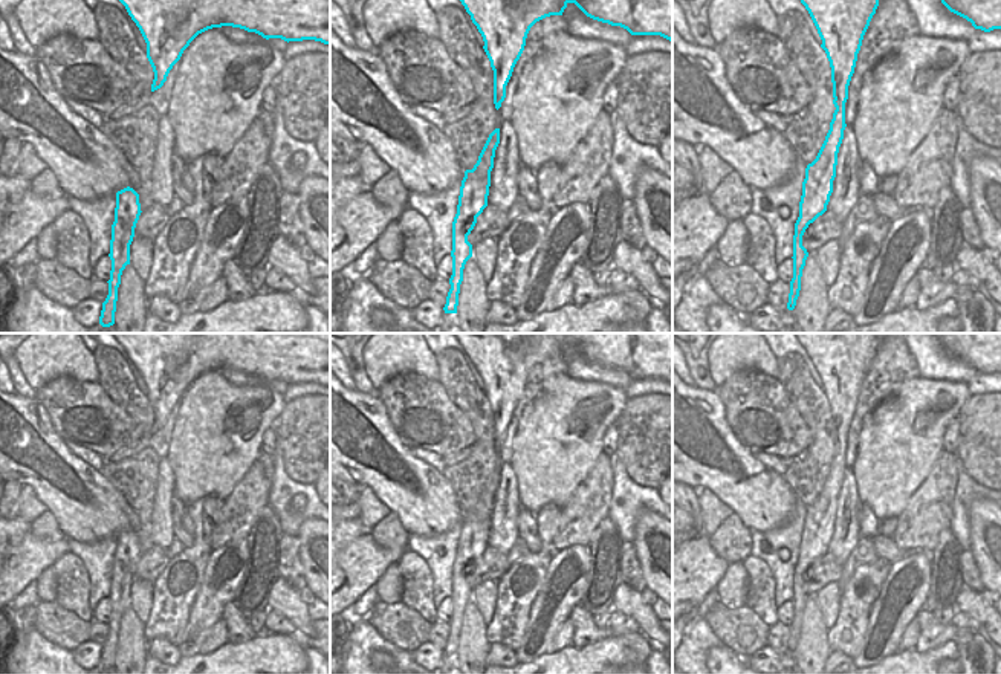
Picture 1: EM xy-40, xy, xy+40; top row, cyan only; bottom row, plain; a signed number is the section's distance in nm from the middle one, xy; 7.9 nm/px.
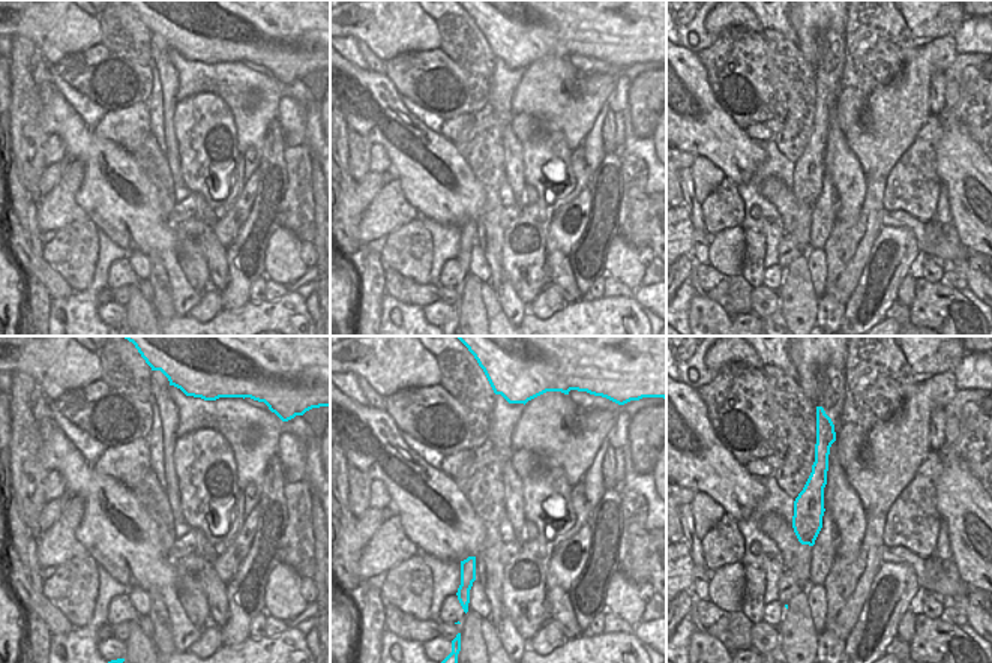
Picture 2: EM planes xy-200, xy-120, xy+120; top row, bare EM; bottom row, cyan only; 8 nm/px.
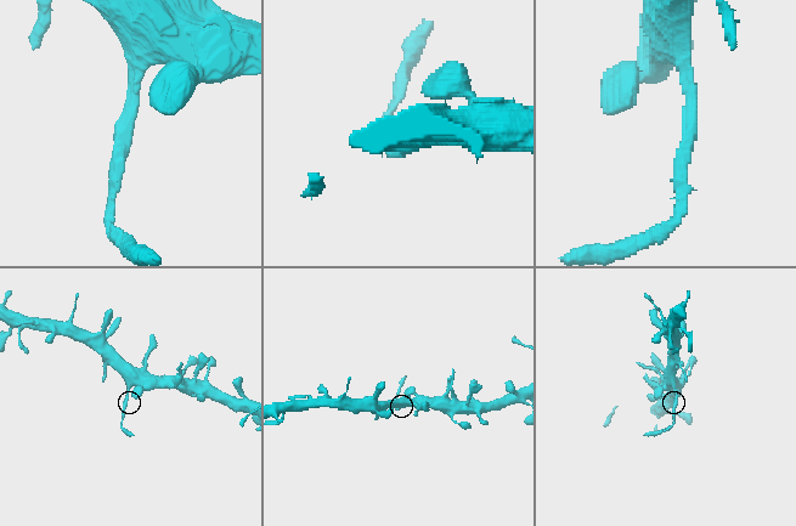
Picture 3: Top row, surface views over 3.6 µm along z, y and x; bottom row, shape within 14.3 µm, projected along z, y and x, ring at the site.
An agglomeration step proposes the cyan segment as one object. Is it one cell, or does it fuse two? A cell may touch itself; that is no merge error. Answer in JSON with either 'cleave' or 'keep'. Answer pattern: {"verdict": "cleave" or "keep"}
{"verdict": "cleave"}

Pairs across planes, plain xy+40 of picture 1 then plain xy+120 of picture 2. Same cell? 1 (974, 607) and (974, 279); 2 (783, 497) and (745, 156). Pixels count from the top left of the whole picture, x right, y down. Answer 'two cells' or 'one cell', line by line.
1: one cell
2: one cell

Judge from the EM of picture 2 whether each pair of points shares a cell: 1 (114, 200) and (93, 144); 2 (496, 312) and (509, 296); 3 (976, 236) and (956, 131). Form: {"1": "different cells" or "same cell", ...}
{"1": "same cell", "2": "different cells", "3": "same cell"}

